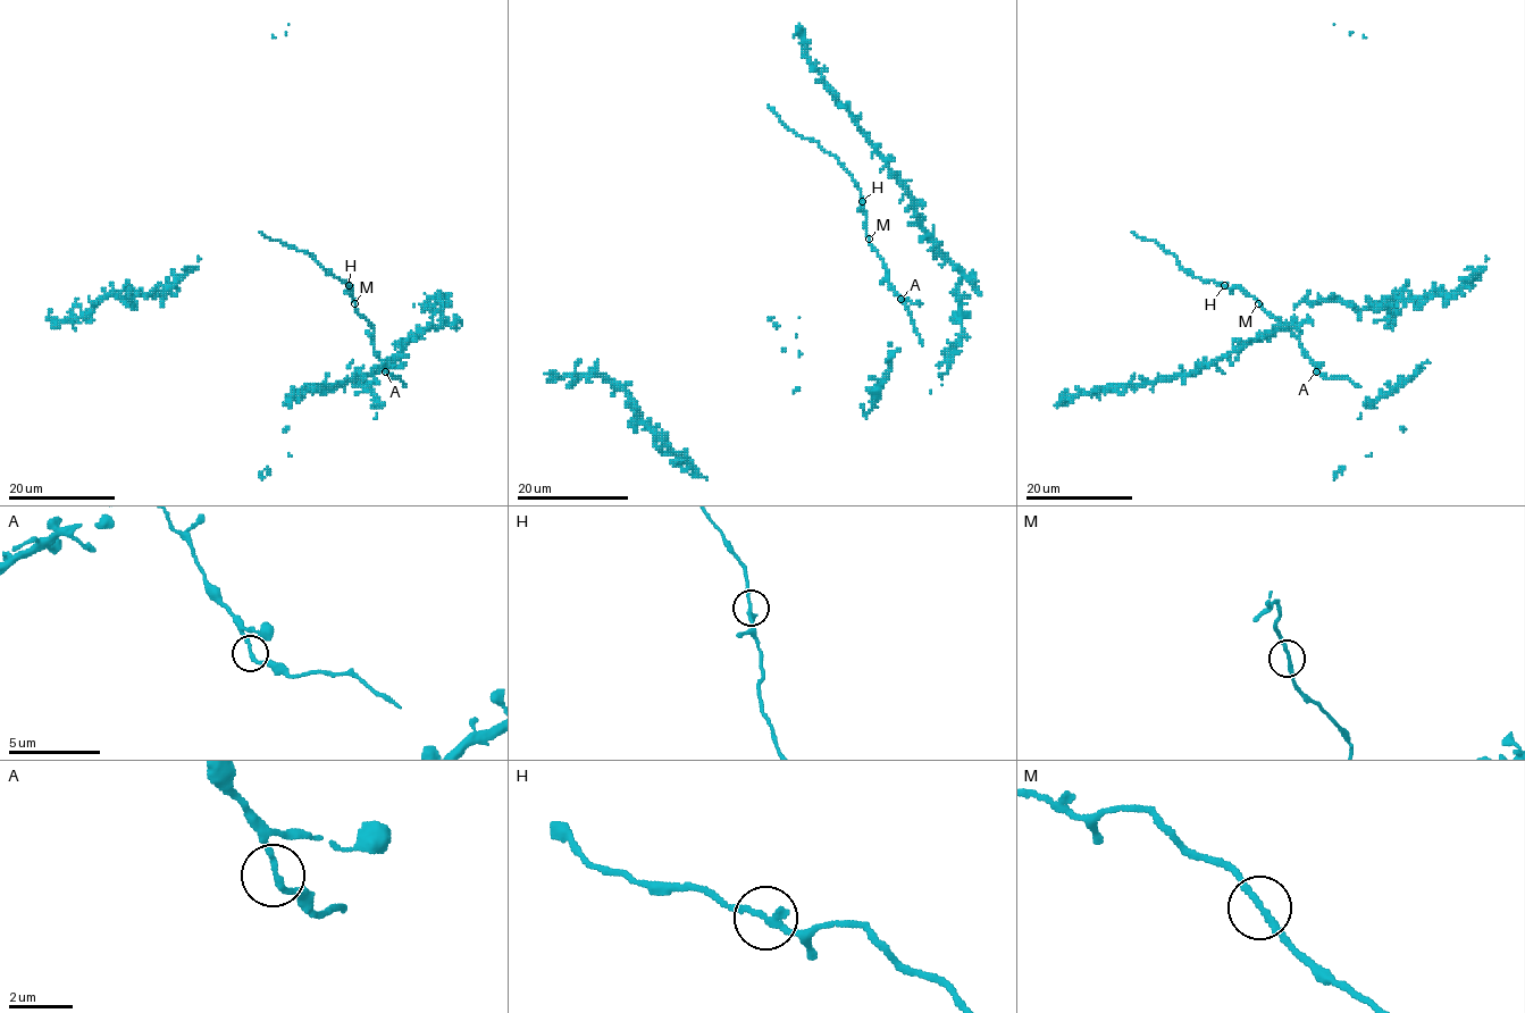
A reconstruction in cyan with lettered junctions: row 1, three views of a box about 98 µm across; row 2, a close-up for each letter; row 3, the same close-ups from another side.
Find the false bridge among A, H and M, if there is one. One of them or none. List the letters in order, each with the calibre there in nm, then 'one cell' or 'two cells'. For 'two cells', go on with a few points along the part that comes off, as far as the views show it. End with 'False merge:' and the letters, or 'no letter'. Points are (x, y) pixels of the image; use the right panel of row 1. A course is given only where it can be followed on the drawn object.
A: 180 nm thick; one cell
H: 190 nm thick; one cell
M: 190 nm thick; one cell
False merge: no letter

